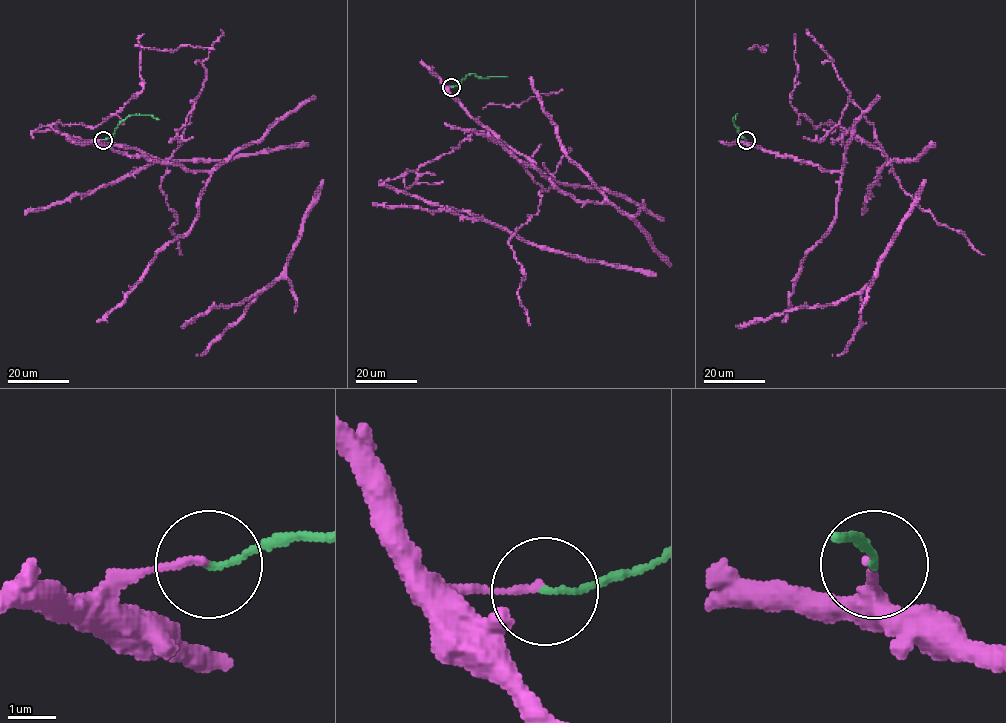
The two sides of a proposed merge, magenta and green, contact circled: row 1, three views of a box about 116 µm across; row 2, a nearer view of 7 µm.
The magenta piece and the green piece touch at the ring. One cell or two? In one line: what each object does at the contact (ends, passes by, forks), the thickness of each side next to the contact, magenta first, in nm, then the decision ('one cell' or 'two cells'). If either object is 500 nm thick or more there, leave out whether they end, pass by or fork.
magenta ends; green ends; calibres 140 and 120 nm; two cells

